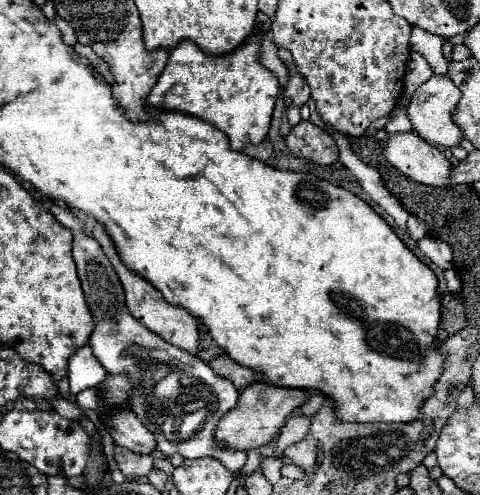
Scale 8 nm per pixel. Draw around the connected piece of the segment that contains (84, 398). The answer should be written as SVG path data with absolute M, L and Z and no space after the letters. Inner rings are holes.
M88 388L88 390L80 392L80 394L76 396L76 400L78 400L78 404L80 404L82 408L90 408L90 410L96 410L96 408L98 408L96 388Z

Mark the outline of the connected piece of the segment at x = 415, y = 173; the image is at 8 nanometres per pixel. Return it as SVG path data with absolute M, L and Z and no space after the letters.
M416 132L390 134L384 146L384 156L408 178L434 188L452 186L452 162L436 146L430 146Z

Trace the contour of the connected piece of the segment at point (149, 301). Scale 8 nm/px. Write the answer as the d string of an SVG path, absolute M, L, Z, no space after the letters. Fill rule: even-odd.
M96 222L92 236L100 242L100 246L102 246L106 258L112 262L112 266L114 266L114 270L116 270L116 274L118 274L122 286L124 286L126 306L128 306L130 314L132 314L140 324L144 324L148 330L152 330L154 334L158 334L160 338L164 338L166 342L170 342L170 344L174 344L174 346L178 346L178 348L182 348L182 350L186 350L186 352L190 352L190 354L196 354L196 348L198 348L198 320L196 320L190 312L186 312L182 306L172 306L170 302L166 302L166 298L164 298L148 280L144 280L142 276L138 276L138 274L134 274L132 270L128 270L128 268L124 266L124 262L120 260L112 238L108 236L108 232L104 230L104 226L102 226L100 222Z

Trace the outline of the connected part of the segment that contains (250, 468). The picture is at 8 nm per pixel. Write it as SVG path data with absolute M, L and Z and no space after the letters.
M248 450L248 462L246 462L246 466L242 468L242 476L244 476L244 478L250 476L252 472L258 470L258 466L260 466L260 452L258 452L258 450Z

